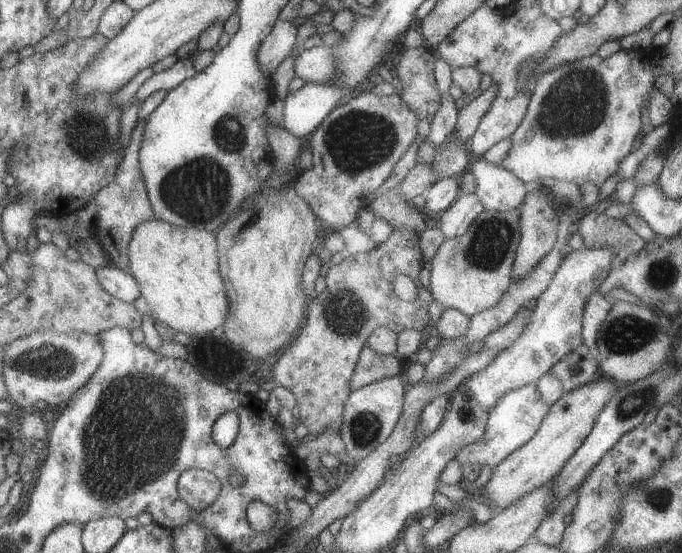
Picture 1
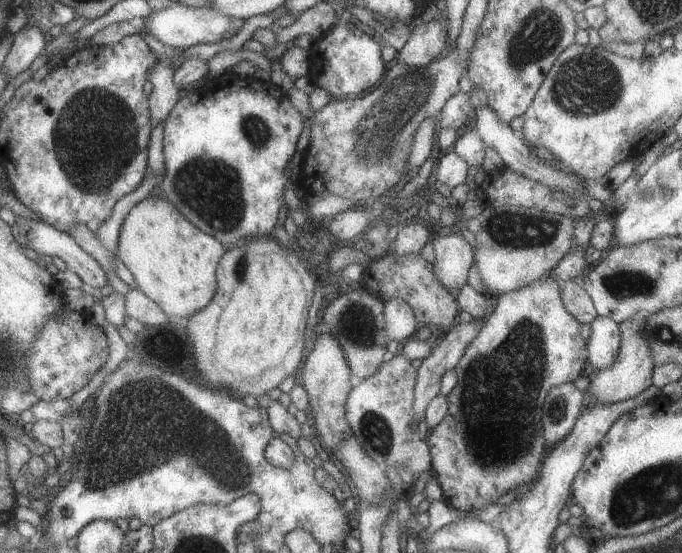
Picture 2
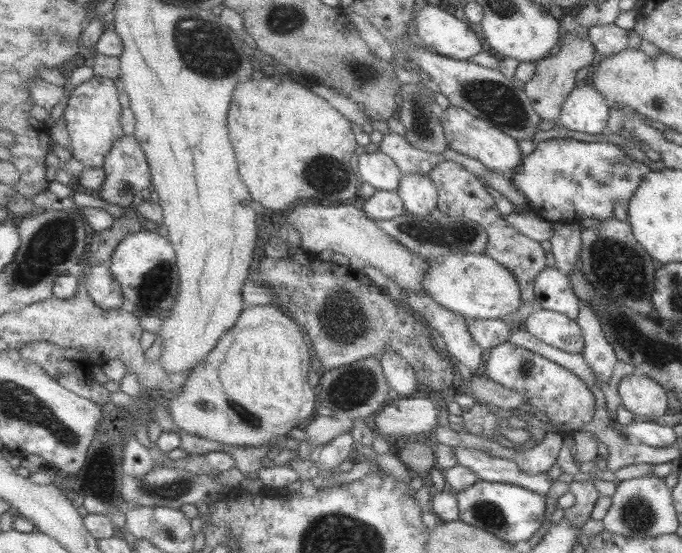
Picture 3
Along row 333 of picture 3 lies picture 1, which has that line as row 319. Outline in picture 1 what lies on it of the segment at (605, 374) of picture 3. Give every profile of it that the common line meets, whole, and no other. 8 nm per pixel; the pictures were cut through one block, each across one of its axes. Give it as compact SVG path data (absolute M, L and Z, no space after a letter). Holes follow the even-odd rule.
M594 290L584 306L583 343L595 353L598 346L598 334L602 330L602 322L606 318L606 314L610 312L611 304L611 300L604 298L598 290Z

